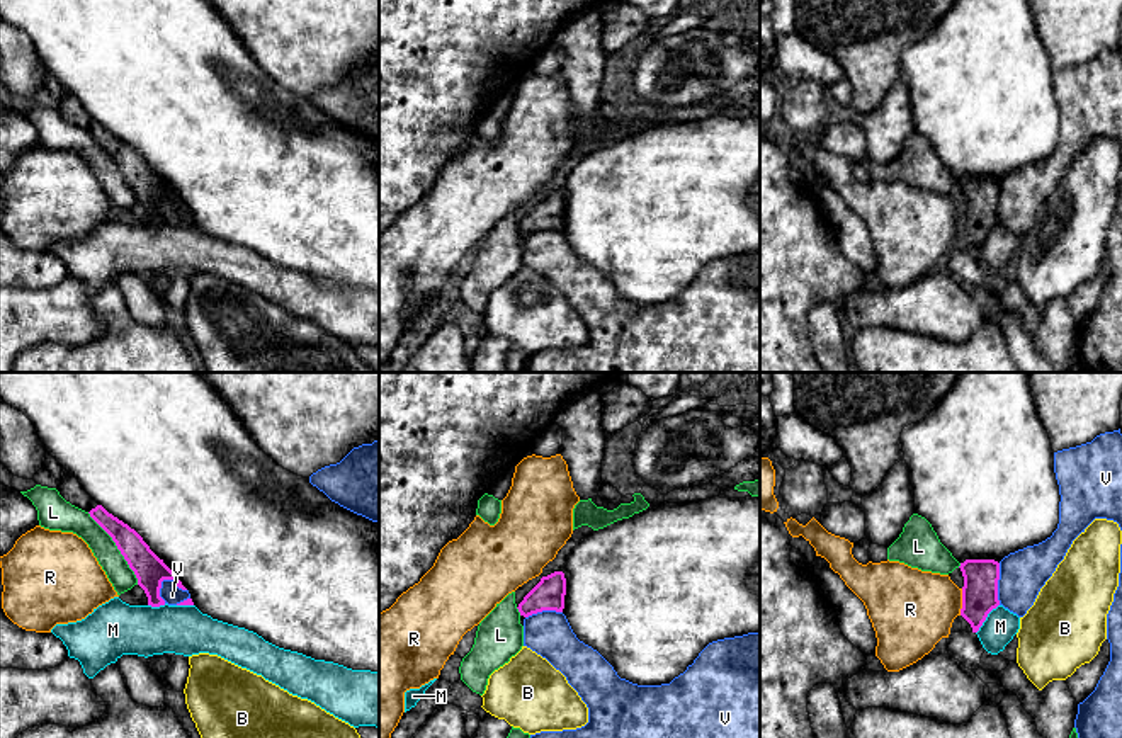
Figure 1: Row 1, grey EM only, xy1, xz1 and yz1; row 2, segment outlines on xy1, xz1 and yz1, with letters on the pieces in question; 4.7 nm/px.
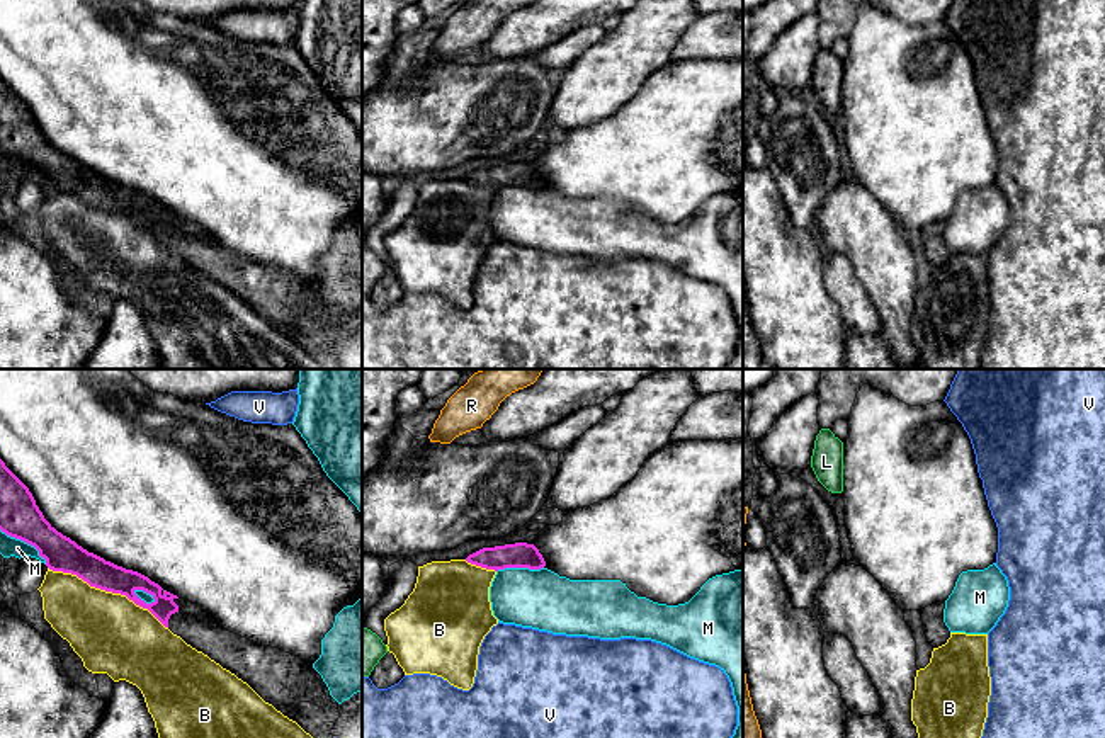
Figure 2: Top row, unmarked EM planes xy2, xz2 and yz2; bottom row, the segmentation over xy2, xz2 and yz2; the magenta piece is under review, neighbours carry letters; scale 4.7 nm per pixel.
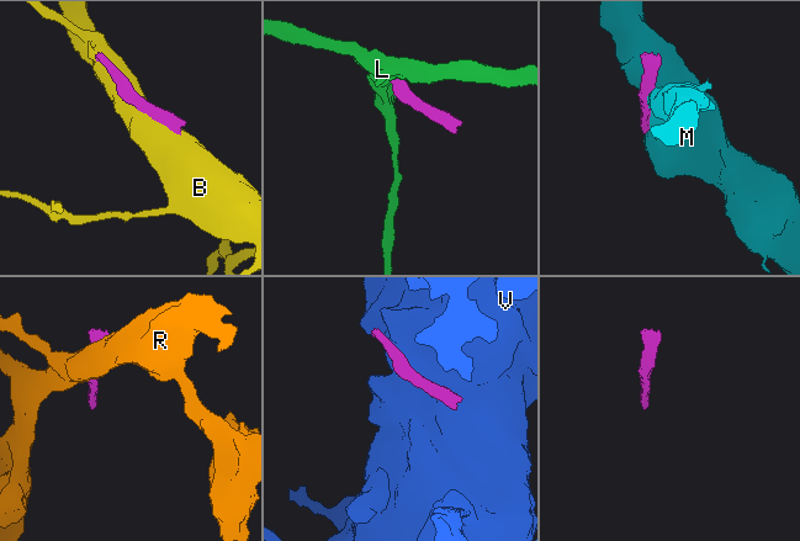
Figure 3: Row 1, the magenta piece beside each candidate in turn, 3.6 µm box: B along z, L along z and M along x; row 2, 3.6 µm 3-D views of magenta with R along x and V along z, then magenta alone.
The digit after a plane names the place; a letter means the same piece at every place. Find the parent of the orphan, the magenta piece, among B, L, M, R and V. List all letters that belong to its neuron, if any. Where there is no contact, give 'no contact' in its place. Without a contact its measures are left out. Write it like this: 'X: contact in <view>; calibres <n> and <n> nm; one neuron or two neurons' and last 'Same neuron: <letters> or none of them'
B: contact in xy2; calibres 150 and 360 nm; two neurons
L: contact in xy1; calibres 150 and 120 nm; two neurons
M: contact in xy2; calibres 190 and 100 nm; two neurons
R: contact in yz1; calibres 180 and 380 nm; two neurons
V: contact in xy1; calibres 150 and 90 nm; two neurons
Same neuron: none of them

